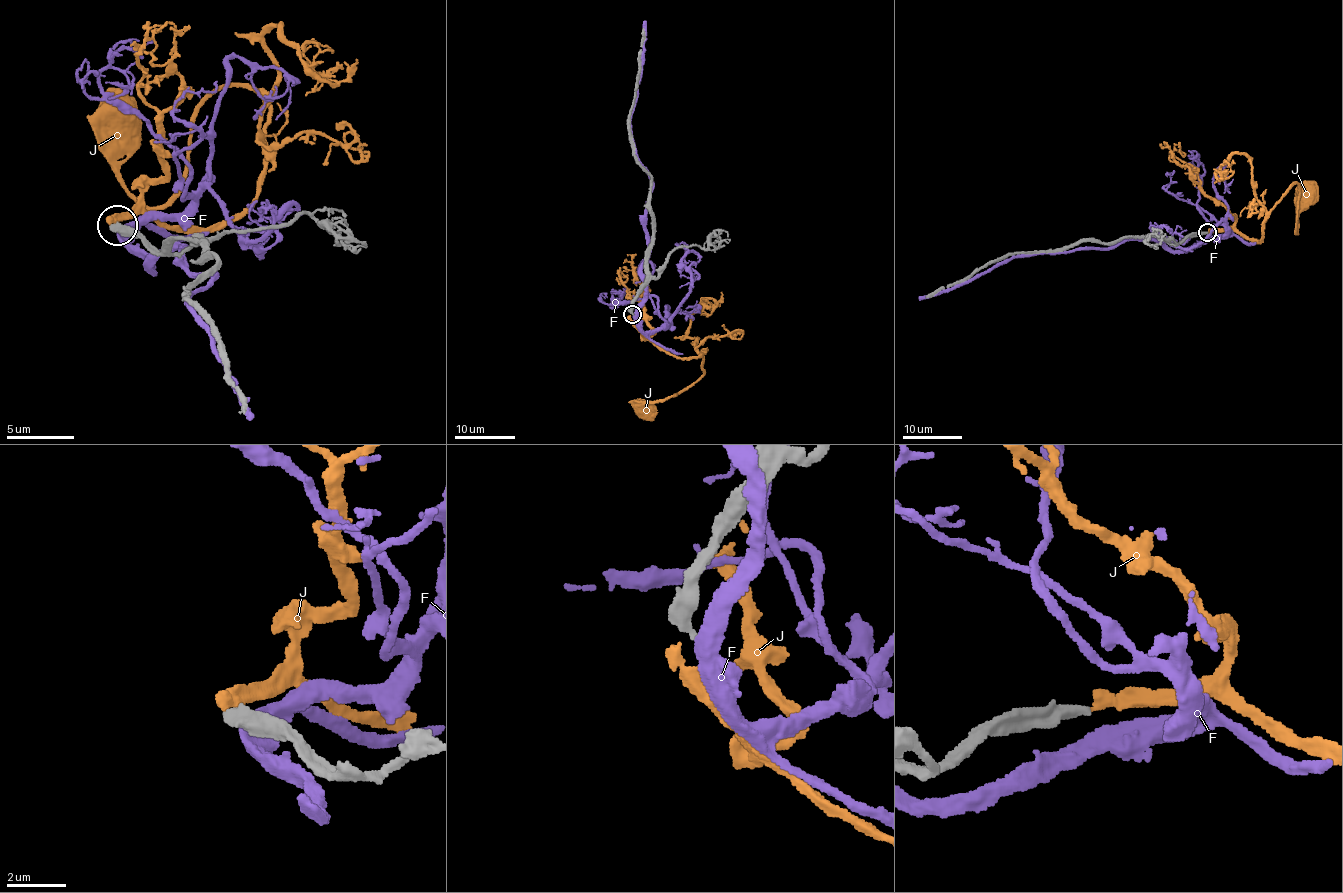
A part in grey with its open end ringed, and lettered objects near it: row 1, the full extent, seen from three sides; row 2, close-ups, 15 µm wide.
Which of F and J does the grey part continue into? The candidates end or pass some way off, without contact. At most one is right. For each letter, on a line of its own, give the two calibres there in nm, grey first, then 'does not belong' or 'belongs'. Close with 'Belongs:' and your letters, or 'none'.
F: 360 nm thick on the grey side, 400 nm on the other; does not belong
J: 360 nm thick on the grey side, 400 nm on the other; belongs
Belongs: J

